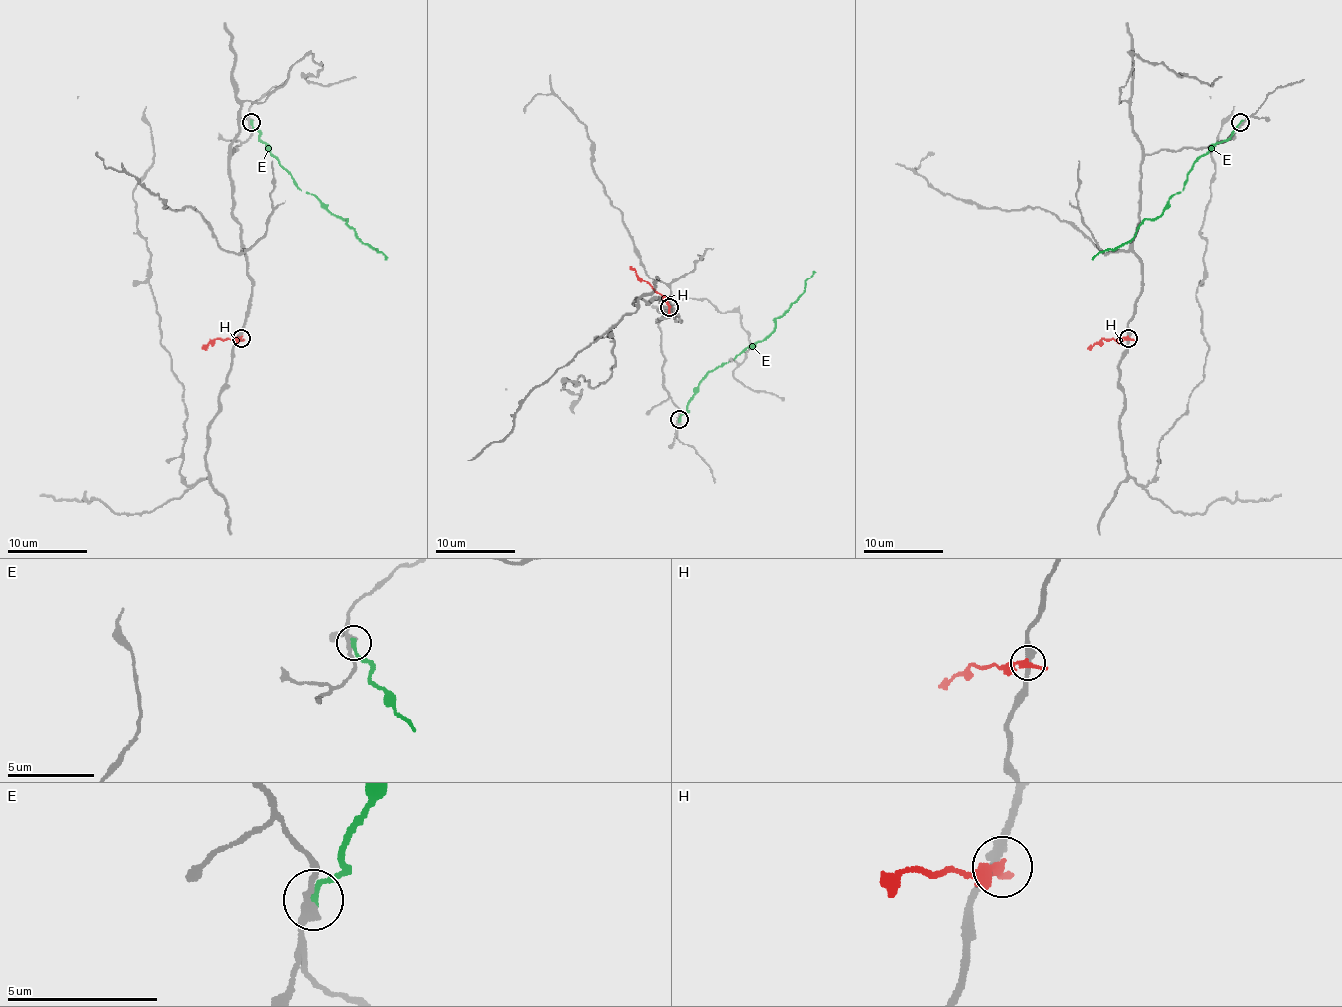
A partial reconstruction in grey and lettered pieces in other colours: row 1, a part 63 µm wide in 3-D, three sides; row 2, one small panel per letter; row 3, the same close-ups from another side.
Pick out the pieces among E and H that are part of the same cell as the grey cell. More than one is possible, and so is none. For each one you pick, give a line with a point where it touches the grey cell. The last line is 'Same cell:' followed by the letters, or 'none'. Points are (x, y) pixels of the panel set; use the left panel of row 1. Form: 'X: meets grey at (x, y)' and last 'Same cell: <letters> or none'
Same cell: none

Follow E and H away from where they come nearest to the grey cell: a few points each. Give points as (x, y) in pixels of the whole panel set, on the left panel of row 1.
E: (251, 121), (259, 139), (300, 191), (346, 219), (362, 243), (386, 259)
H: (241, 338), (215, 338), (201, 348)

